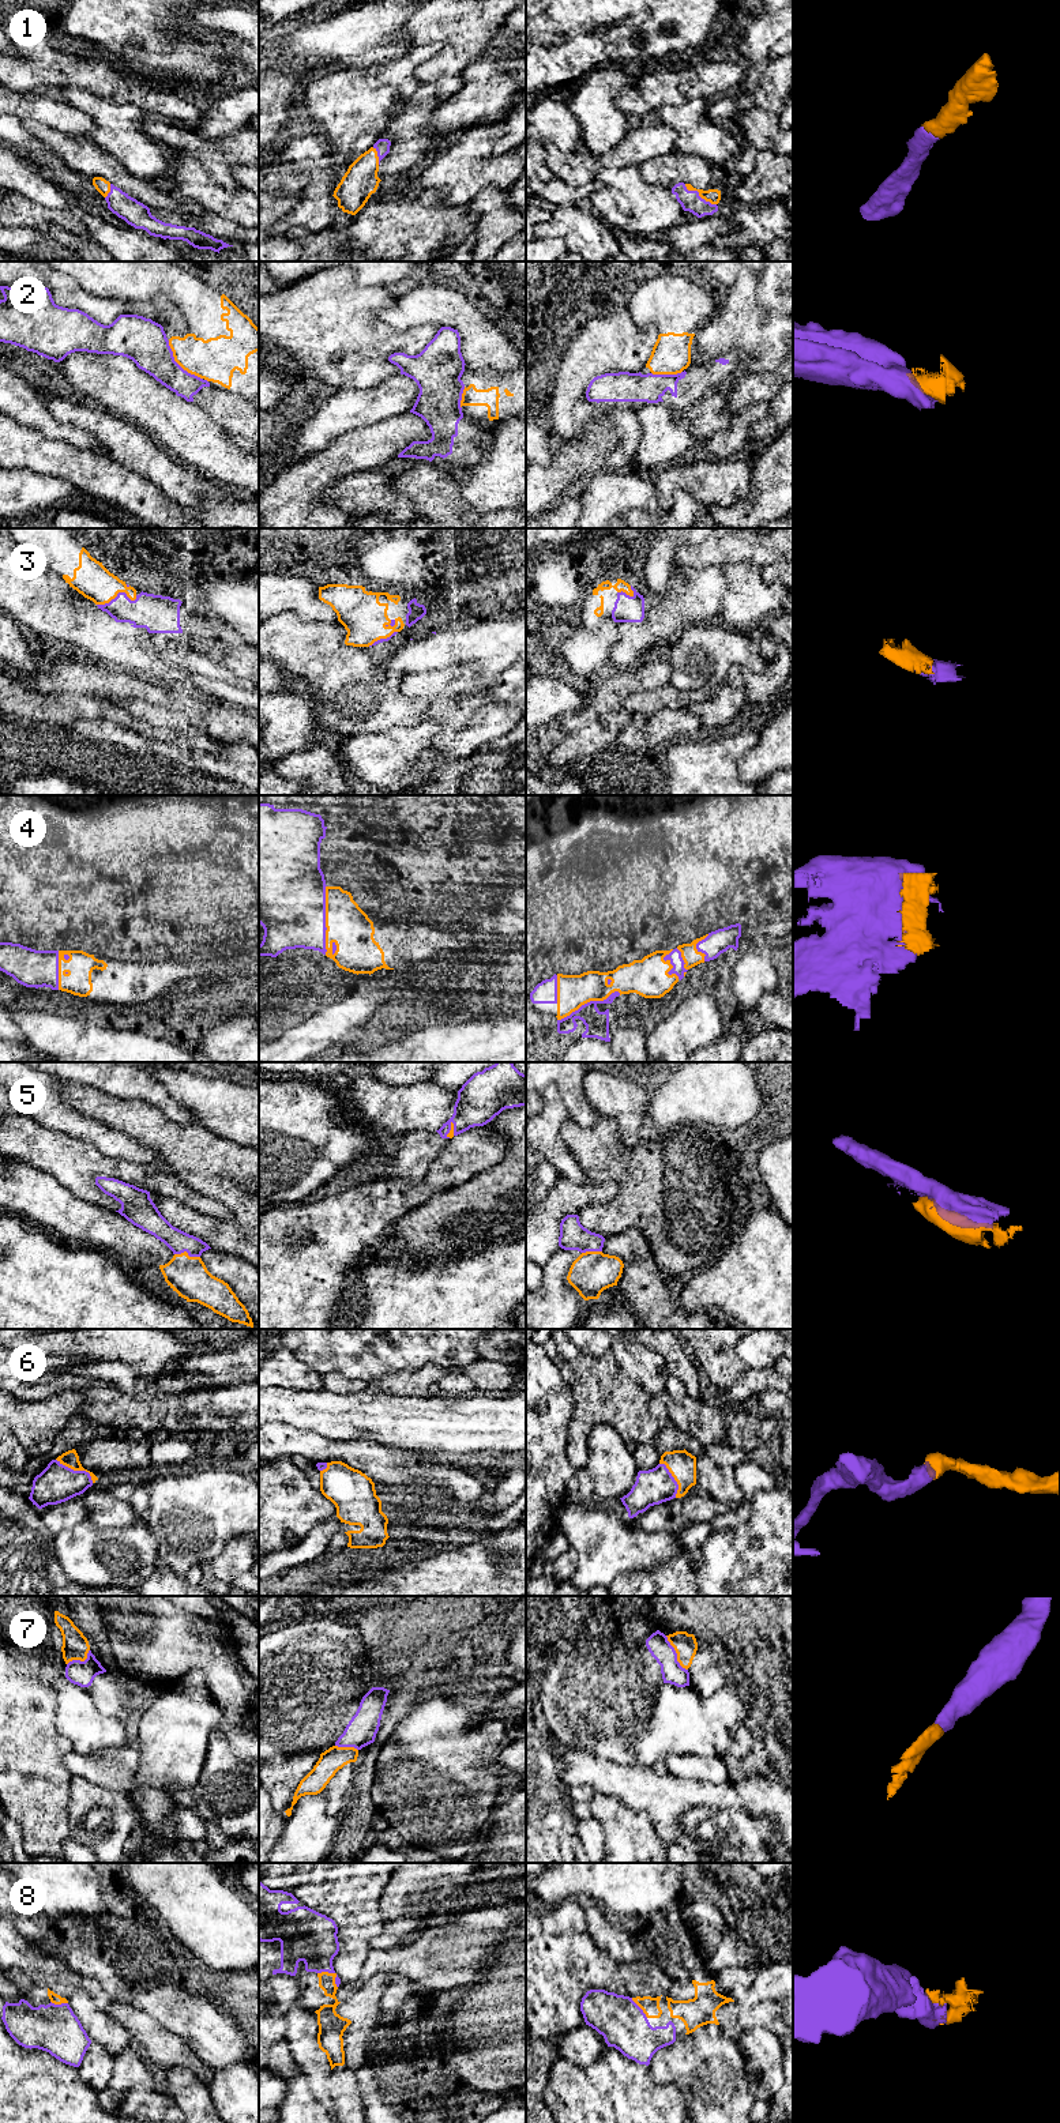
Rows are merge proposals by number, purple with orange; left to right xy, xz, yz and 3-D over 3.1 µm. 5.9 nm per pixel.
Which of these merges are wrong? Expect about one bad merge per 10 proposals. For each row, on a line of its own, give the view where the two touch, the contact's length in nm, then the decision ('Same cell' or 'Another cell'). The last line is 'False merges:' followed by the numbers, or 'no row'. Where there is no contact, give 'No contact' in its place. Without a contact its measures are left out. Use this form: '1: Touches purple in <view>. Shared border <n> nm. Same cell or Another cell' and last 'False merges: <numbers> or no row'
1: Touches purple in yz. Shared border 220 nm. Same cell
2: Touches purple in xy. Shared border 300 nm. Another cell
3: Touches purple in xy. Shared border 240 nm. Same cell
4: Touches purple in xz. Shared border 400 nm. Same cell
5: Touches purple in xy. Shared border 150 nm. Same cell
6: Touches purple in xy. Shared border 260 nm. Same cell
7: Touches purple in yz. Shared border 240 nm. Same cell
8: Touches purple in xz. Shared border 150 nm. Same cell
False merges: 2

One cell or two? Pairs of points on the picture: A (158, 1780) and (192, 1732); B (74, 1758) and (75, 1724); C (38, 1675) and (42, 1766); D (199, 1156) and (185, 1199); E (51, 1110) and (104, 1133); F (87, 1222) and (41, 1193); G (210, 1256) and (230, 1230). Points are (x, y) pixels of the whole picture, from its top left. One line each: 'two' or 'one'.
A: one
B: two
C: one
D: two
E: one
F: one
G: two

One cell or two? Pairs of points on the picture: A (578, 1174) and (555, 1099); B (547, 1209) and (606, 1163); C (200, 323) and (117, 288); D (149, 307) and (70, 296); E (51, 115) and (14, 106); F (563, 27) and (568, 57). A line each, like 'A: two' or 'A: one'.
A: one
B: two
C: one
D: one
E: one
F: one

